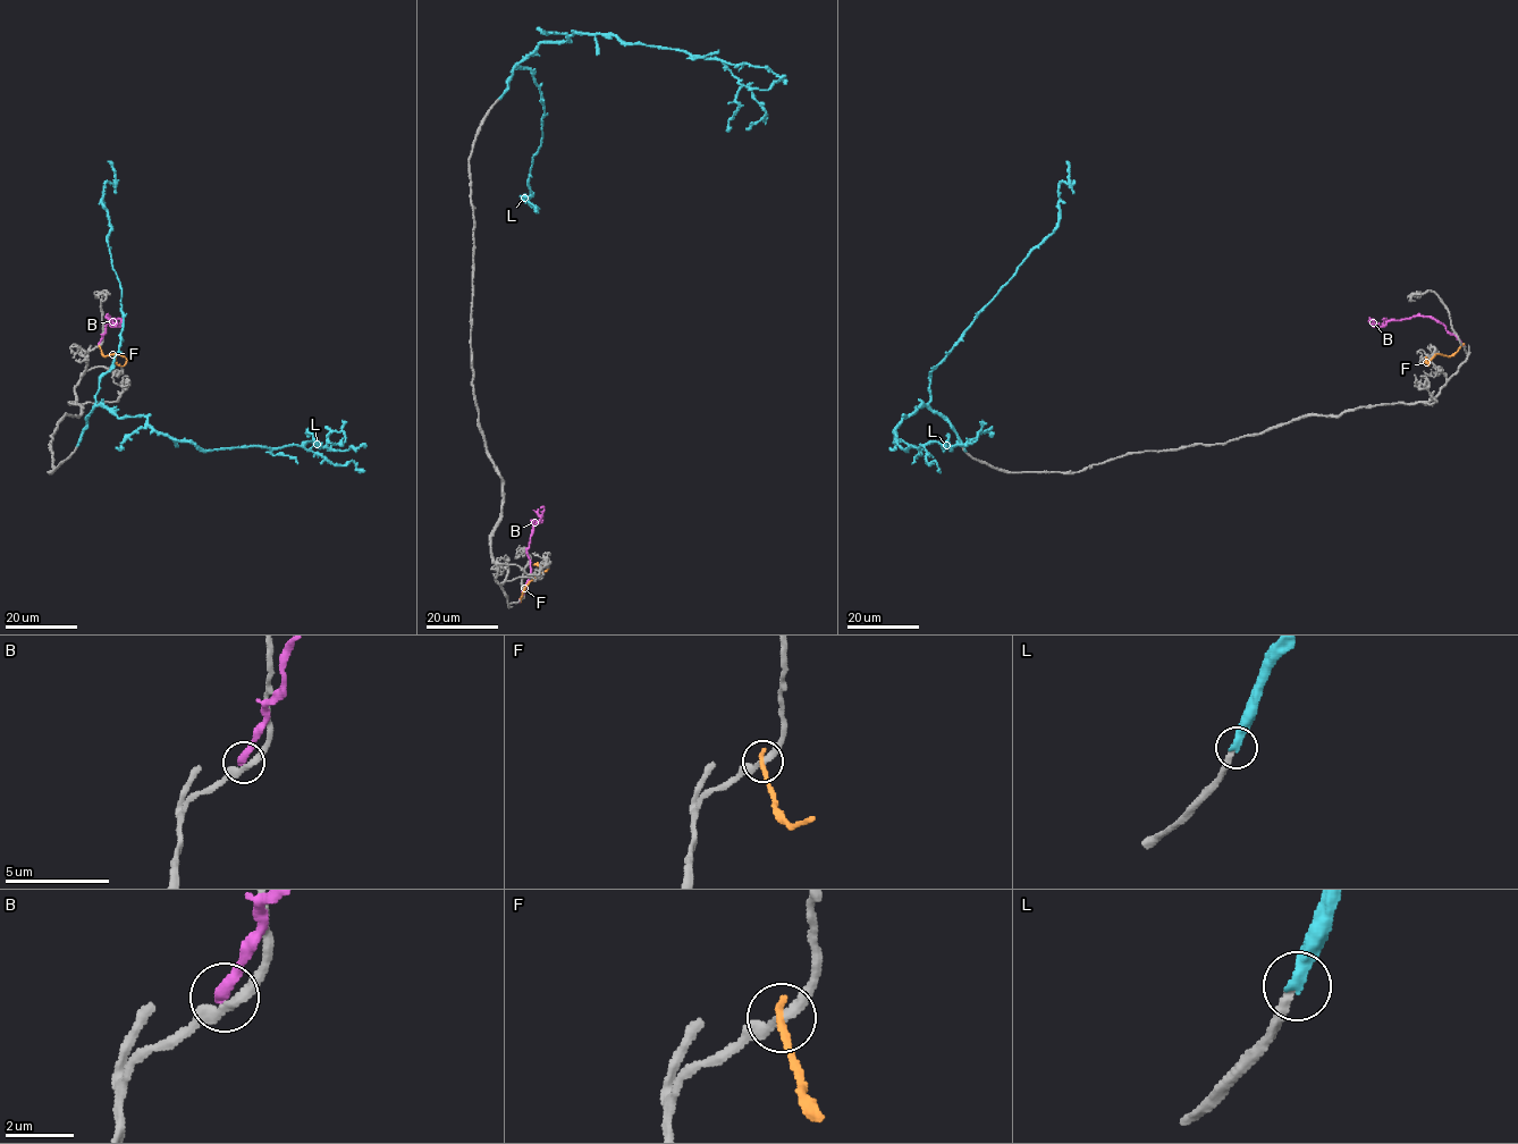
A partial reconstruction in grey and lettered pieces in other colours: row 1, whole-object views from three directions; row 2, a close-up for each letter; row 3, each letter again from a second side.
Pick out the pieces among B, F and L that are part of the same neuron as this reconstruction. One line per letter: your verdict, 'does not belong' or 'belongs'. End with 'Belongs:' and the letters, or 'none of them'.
B: does not belong
F: does not belong
L: belongs
Belongs: L

